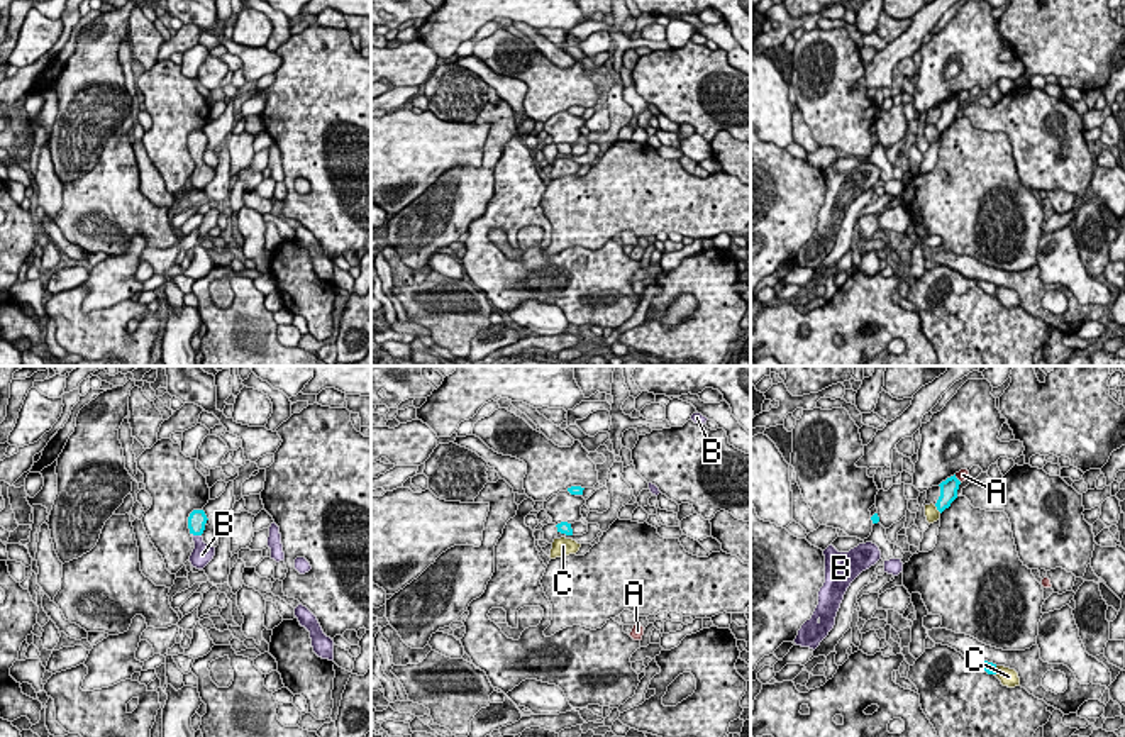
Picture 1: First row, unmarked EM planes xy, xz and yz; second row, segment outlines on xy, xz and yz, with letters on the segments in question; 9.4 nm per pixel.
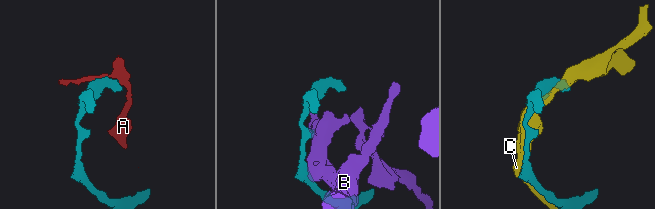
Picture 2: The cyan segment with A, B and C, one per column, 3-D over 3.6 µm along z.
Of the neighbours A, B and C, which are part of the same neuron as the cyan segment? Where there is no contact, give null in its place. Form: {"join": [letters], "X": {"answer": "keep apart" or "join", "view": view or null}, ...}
{"join": ["B"], "A": {"answer": "keep apart", "view": "yz"}, "B": {"answer": "join", "view": "xy"}, "C": {"answer": "keep apart", "view": "yz"}}

